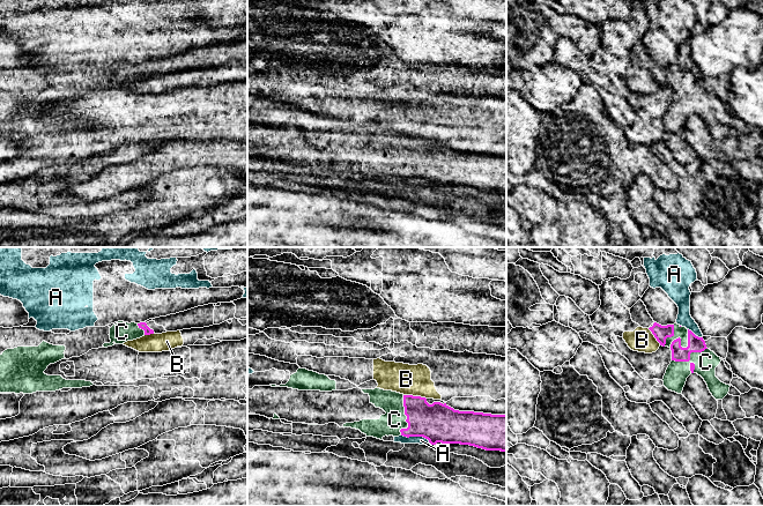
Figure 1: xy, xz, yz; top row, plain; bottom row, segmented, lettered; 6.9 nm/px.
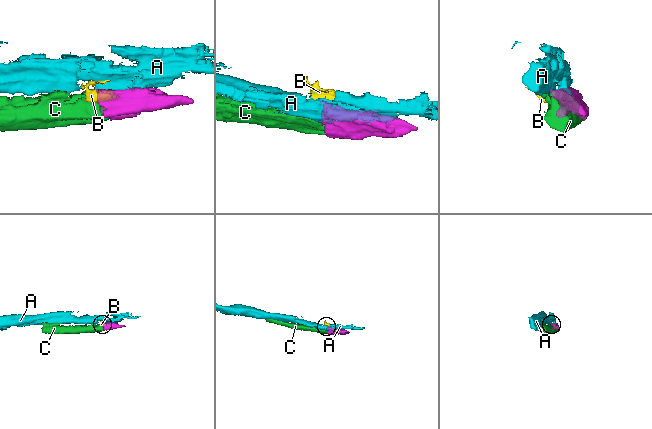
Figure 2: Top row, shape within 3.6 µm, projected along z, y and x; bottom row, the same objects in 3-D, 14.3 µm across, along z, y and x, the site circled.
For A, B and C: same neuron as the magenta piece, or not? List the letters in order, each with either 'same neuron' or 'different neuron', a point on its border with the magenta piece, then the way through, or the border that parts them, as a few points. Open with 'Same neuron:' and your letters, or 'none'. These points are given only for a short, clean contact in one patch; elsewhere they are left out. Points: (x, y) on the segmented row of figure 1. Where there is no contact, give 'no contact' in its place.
Same neuron: C
A: different neuron; contact xz (416, 436)
B: different neuron; contact xz (415, 396); border xz (404, 394), (426, 399)
C: same neuron; contact yz (689, 357)

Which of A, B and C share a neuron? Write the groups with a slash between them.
A / B / C

